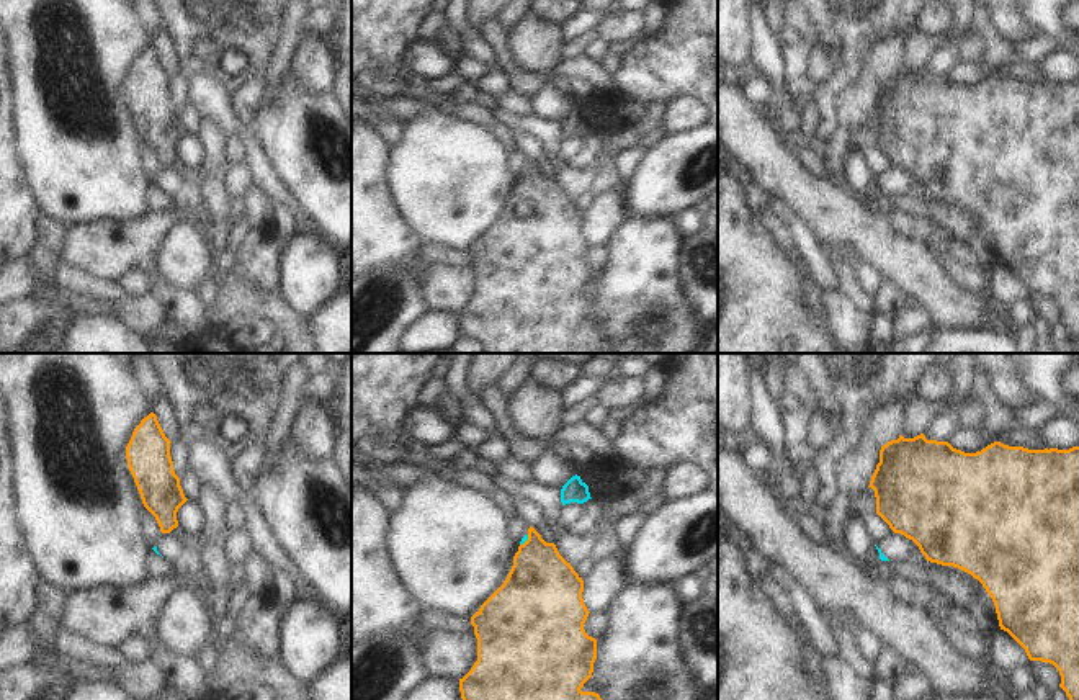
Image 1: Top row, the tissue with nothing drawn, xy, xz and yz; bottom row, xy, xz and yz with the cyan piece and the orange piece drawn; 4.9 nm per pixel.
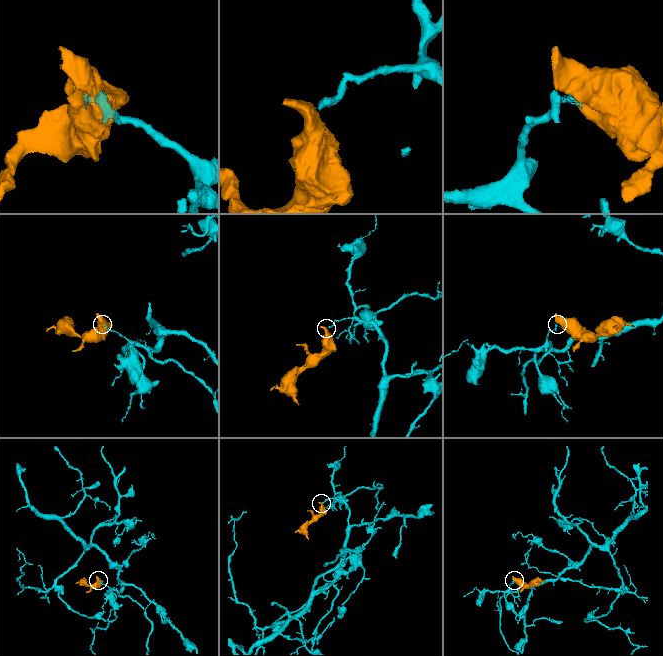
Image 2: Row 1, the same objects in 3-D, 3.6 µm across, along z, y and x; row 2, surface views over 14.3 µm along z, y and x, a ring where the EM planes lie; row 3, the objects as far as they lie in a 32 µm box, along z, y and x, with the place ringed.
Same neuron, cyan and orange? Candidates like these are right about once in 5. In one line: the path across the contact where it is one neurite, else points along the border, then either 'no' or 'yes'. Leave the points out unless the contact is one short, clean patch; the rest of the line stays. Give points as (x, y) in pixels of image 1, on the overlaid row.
along xz (528, 535), (520, 545) | no

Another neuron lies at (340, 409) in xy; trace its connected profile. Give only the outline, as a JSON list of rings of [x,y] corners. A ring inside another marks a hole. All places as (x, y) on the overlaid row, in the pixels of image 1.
[[[351,353],[343,363],[330,414],[337,425],[332,460],[351,489]]]

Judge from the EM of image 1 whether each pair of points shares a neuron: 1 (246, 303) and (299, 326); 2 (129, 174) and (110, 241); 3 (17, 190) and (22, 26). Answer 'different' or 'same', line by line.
1: same
2: different
3: different

